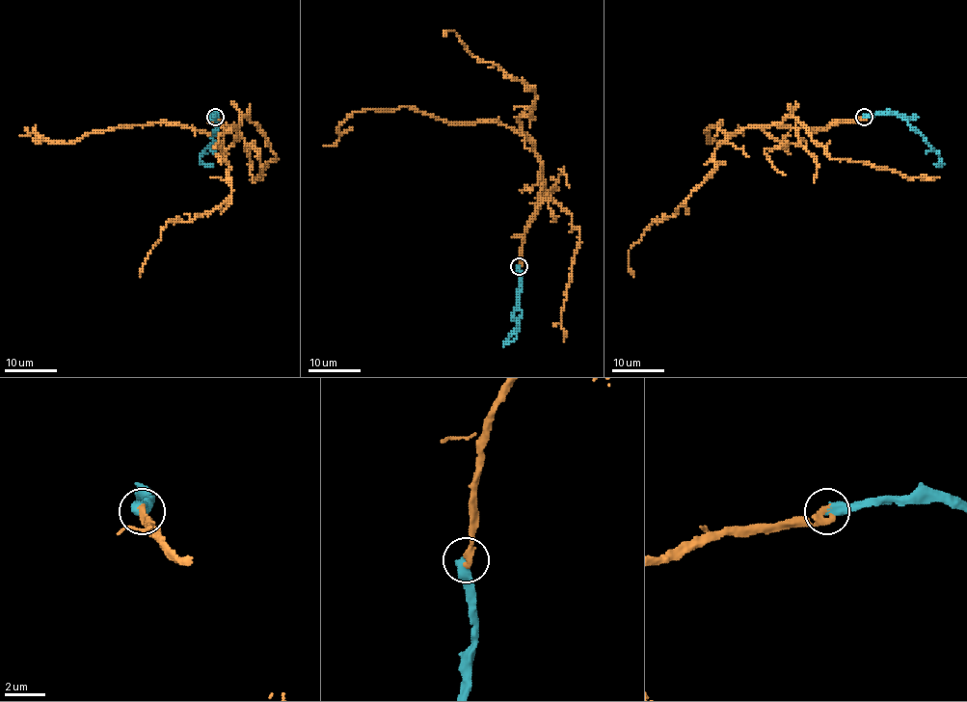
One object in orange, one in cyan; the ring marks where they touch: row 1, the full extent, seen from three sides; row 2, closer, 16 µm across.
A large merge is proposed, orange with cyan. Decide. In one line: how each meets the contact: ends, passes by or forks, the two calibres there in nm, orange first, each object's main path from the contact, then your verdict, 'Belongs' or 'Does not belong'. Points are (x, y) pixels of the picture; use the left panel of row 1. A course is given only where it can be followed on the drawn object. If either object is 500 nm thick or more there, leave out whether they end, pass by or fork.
Thickness 440 nm (orange) against 550 nm. Course of orange: (215, 117), (224, 128), (238, 125), (213, 148), (228, 169), (230, 196), (191, 221), (169, 221), (139, 276). Course of cyan: (215, 117), (217, 129), (213, 141), (201, 155), (203, 165), (213, 165). Belongs

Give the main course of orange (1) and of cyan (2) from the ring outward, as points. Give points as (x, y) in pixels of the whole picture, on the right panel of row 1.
1: (864, 117), (822, 128), (753, 125), (728, 136), (716, 148), (715, 169), (628, 253), (632, 276)
2: (864, 117), (900, 115), (938, 155), (941, 165), (934, 165)

